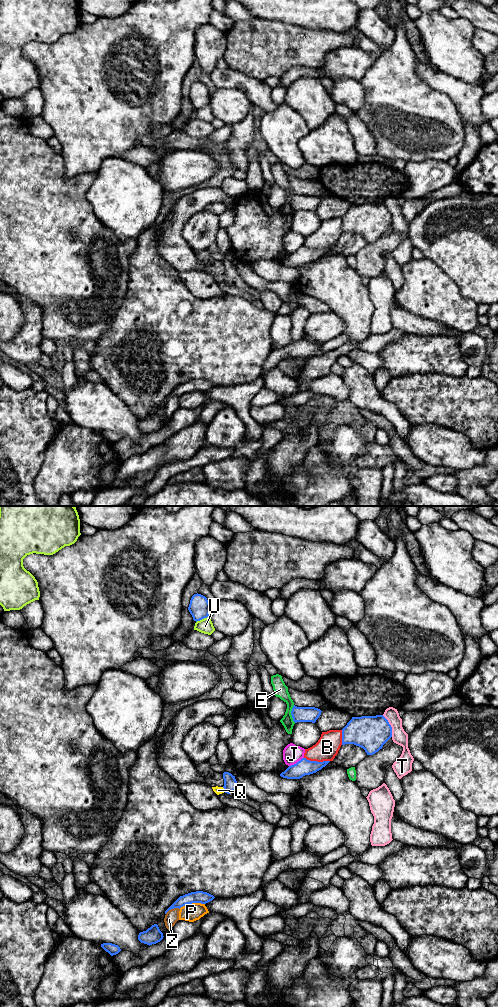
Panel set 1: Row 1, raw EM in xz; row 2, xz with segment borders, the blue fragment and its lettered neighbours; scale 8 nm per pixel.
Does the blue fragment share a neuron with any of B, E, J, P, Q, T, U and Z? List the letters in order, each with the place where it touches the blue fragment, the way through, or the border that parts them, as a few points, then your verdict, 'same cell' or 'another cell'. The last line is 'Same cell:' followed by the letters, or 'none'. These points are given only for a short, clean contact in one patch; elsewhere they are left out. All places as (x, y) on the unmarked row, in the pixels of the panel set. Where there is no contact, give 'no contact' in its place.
B: xz (316, 249) | another cell
E: xz (291, 202) | another cell
J: xz (297, 250) | along xz (303, 245), (289, 254) | another cell
P: xz (191, 391) | another cell
Q: xz (224, 277) | across xz (230, 272), (224, 277), (218, 278) | same cell
T: xz (390, 214) | another cell
U: xz (201, 107) | another cell
Z: xz (172, 396) | another cell
Same cell: Q

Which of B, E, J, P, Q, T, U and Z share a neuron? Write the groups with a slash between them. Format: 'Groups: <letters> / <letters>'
Groups: B / E / J / P / Q / T / U / Z

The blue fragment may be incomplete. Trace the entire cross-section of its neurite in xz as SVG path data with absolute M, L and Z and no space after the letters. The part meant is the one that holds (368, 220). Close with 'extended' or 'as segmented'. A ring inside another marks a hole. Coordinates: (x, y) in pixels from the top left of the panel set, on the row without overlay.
M383 203L352 205L342 217L342 233L354 232L373 243L392 225L392 215Z | as segmented

